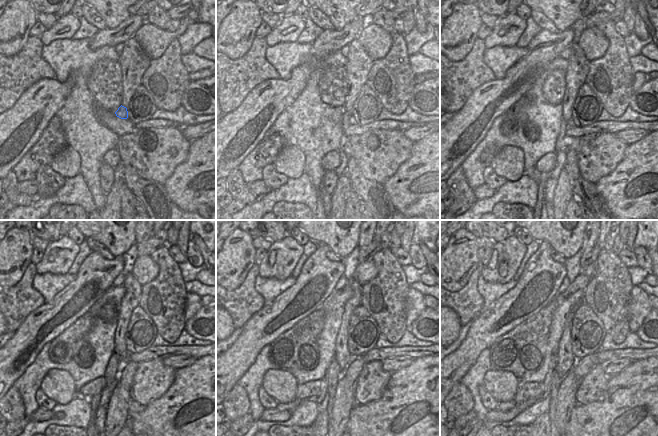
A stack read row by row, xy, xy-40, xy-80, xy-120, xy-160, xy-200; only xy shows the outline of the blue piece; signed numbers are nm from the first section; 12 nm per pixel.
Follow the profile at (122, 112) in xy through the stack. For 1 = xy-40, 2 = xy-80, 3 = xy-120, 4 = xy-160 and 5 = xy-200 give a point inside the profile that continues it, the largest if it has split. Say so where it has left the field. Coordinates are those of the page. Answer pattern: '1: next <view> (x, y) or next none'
1: next xy-40 (347, 120)
2: next xy-80 (562, 140)
3: next xy-120 (112, 370)
4: next xy-160 (334, 373)
5: next xy-200 (556, 380)

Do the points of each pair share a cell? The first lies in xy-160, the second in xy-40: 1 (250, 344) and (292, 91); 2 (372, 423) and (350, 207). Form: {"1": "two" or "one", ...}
{"1": "one", "2": "two"}

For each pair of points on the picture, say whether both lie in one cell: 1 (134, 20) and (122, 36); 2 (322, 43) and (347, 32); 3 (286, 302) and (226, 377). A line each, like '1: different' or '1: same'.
1: same
2: same
3: same

